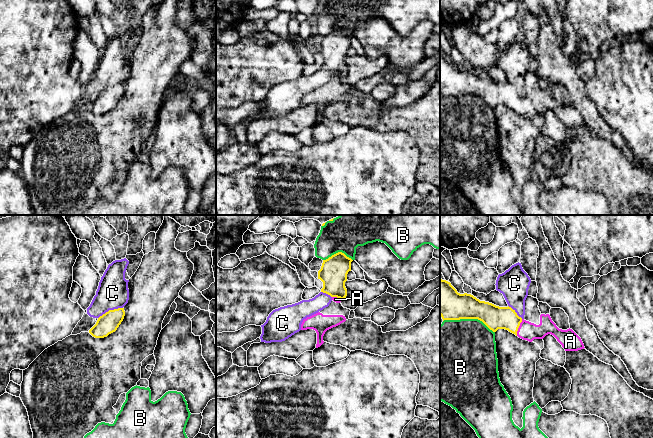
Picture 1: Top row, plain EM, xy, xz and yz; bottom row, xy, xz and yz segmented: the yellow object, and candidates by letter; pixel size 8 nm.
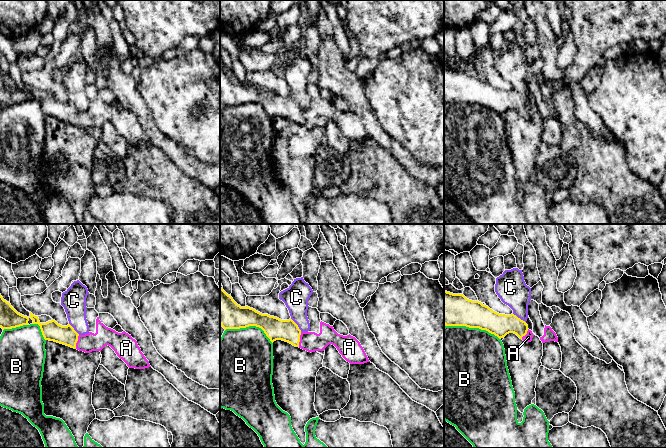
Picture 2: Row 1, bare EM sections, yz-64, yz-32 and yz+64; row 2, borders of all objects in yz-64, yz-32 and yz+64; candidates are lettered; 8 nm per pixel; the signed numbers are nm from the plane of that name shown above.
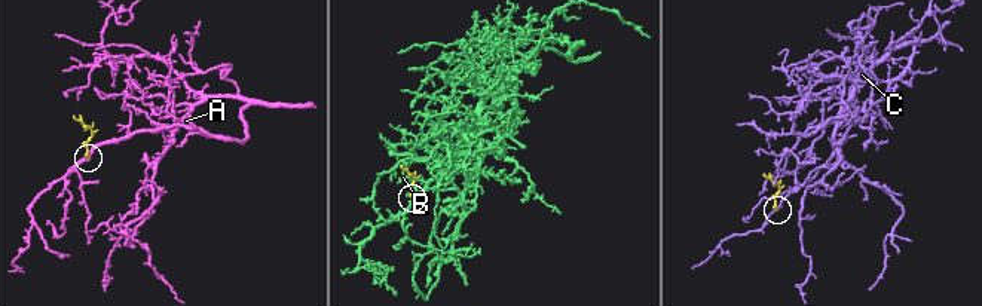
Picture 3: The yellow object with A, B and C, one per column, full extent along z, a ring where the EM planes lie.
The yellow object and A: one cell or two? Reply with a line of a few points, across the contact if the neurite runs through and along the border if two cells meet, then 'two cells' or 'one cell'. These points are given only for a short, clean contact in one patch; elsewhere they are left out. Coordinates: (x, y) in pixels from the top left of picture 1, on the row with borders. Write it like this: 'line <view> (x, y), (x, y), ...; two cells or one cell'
line yz (494, 317), (505, 317), (518, 327), (528, 331); one cell

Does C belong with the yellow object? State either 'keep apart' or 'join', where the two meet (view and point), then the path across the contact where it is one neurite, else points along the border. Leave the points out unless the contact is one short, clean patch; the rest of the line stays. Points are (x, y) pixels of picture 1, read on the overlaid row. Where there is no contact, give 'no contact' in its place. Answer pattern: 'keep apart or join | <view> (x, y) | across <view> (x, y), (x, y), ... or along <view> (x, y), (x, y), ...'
keep apart | xy (110, 310) | along xy (122, 307), (109, 309), (98, 318)

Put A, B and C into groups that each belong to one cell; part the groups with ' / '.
A / B / C

